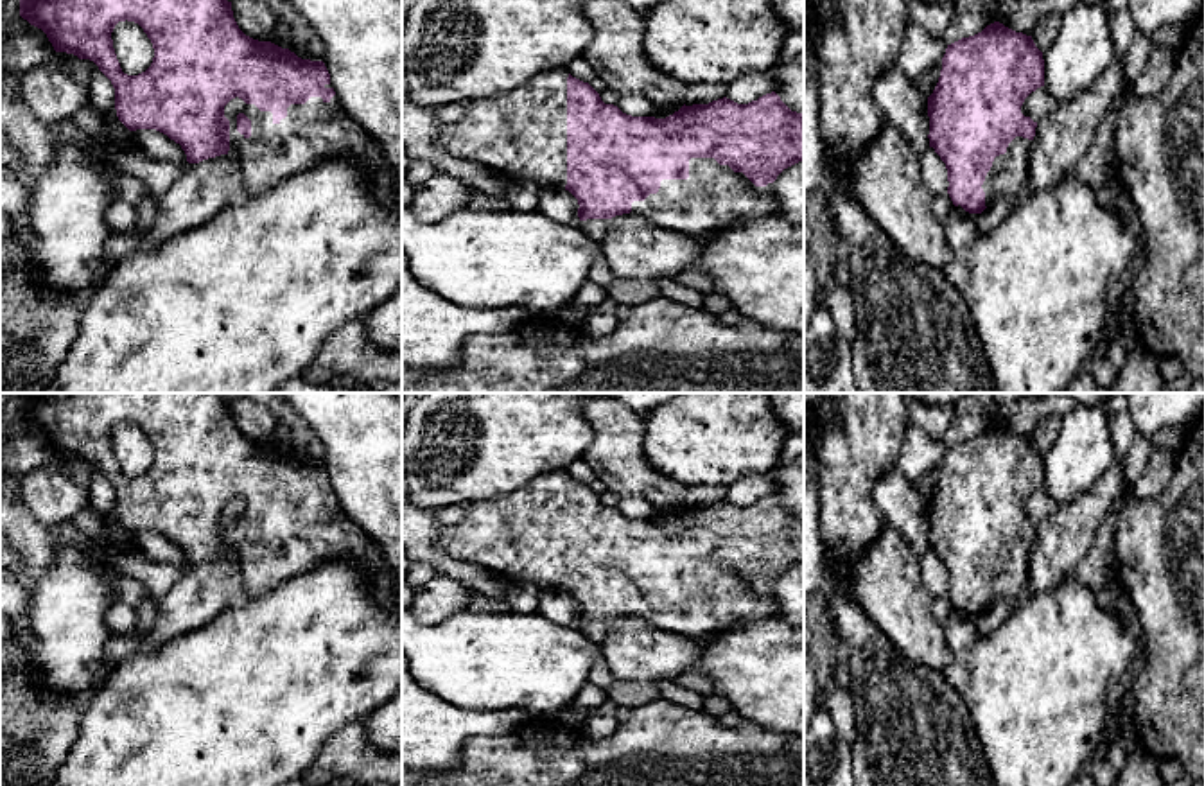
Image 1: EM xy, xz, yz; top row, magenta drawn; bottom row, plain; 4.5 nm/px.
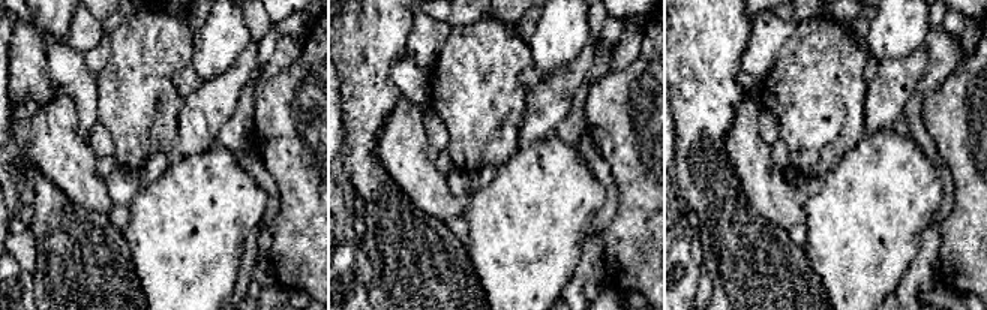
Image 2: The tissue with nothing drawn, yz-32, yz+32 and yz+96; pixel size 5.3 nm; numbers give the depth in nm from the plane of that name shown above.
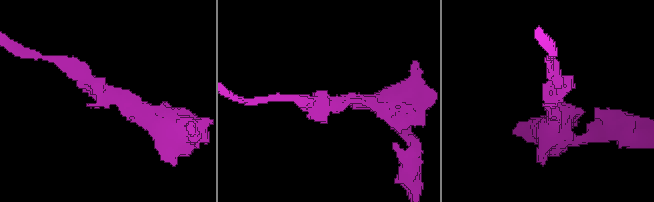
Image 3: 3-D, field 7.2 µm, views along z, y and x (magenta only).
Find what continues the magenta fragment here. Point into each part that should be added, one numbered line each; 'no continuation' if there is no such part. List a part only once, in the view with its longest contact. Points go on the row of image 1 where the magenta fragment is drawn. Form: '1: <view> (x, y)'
1: xz (713, 198)

